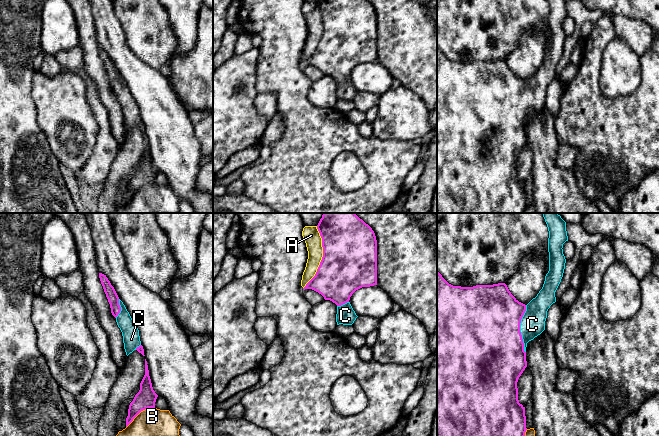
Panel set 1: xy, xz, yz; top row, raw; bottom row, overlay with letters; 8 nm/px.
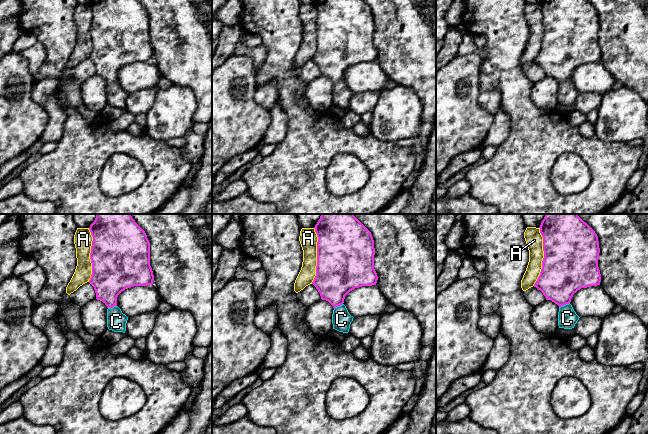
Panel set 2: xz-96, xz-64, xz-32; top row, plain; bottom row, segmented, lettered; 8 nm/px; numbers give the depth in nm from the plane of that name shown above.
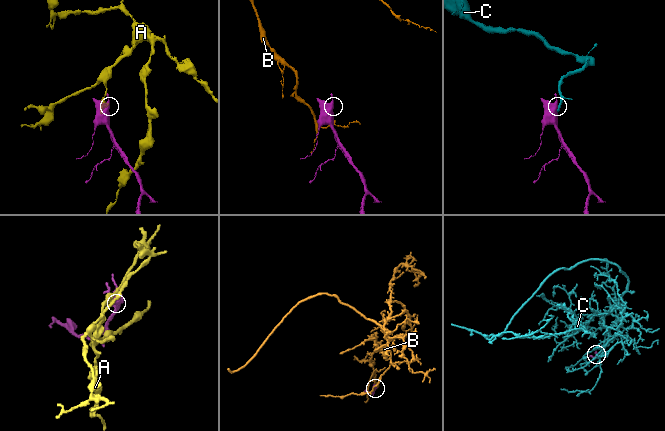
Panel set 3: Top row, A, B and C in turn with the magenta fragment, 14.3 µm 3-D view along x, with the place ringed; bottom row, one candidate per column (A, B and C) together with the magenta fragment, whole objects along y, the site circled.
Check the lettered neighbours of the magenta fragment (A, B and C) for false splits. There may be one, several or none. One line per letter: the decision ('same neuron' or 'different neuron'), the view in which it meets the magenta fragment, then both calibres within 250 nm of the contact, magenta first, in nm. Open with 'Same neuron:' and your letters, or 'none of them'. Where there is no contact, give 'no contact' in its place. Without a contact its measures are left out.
Same neuron: C
A: different neuron; contact in xz; calibres 440 and 140 nm
B: different neuron; contact in xy; calibres 160 and 220 nm
C: same neuron; contact in yz; calibres 500 and 190 nm

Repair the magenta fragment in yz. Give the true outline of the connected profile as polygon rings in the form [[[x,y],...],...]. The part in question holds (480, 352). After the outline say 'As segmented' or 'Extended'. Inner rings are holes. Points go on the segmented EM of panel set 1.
[[[542,213],[549,231],[548,252],[549,271],[545,276],[542,289],[527,305],[519,302],[509,291],[505,283],[476,285],[473,287],[453,286],[437,271],[437,436],[525,436],[525,407],[519,403],[517,382],[525,368],[527,343],[545,330],[547,311],[556,302],[555,292],[563,277],[566,259],[563,244],[568,241],[566,222],[557,213]]]. Extended

